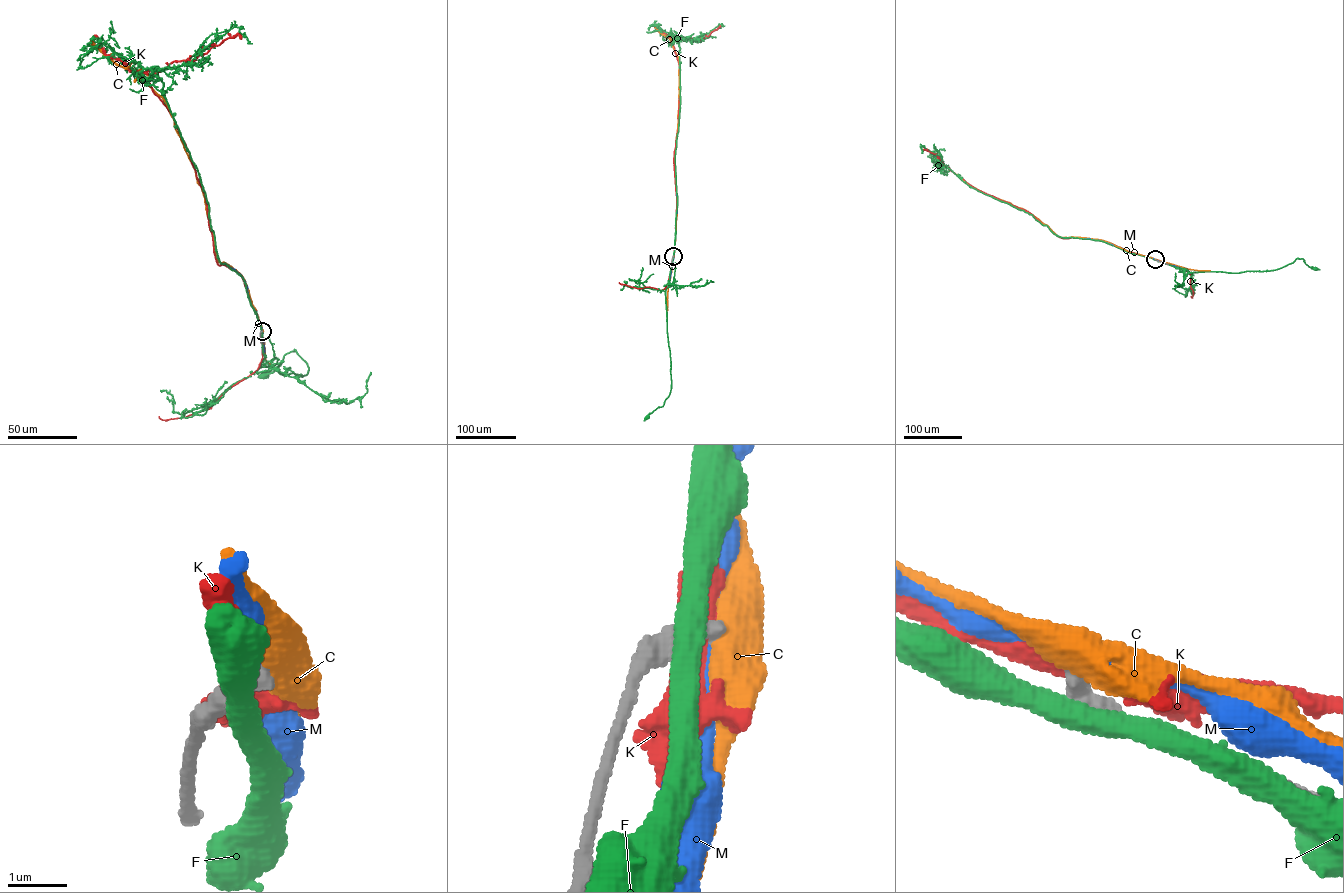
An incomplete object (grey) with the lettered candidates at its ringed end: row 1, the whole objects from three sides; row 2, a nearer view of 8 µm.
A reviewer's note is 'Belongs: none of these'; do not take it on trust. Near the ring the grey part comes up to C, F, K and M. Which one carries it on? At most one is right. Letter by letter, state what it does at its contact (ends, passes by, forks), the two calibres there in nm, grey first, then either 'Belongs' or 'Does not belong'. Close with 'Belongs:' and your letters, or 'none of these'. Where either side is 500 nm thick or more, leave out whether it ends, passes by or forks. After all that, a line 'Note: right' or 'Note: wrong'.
C: Thickness 360 nm (grey) against 550 nm. Does not belong
F: It passes by. Thickness 460 nm (grey) against 440 nm. Does not belong
K: It passes by. Thickness 420 nm (grey) against 400 nm. Does not belong
M: It passes by. Thickness 320 nm (grey) against 200 nm. Does not belong
Belongs: none of these
Note: right

